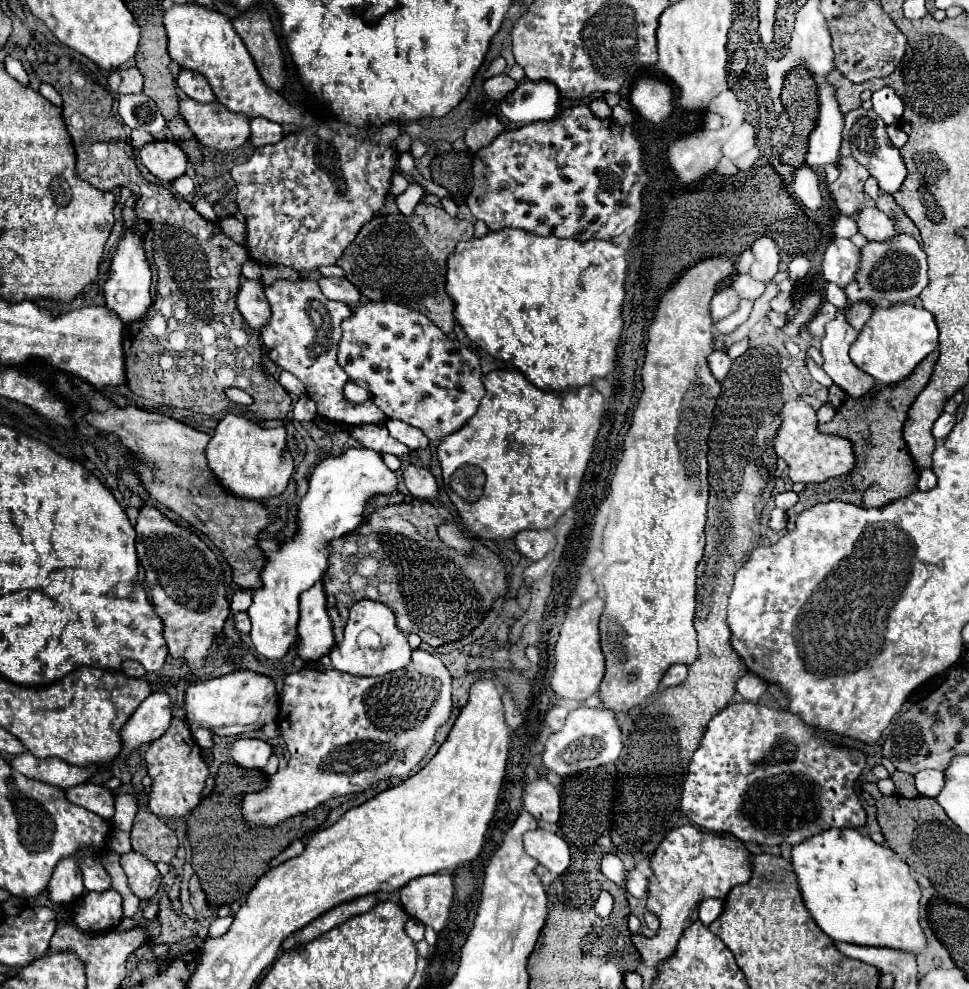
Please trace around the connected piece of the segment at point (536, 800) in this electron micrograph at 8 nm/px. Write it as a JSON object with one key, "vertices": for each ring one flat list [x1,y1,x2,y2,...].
{"vertices":[[546,778,534,780,524,790,524,810,538,822,556,824,560,818,560,792]]}

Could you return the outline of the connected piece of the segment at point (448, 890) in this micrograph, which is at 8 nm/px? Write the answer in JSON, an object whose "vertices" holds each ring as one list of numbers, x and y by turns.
{"vertices":[[428,874,410,880,400,890,400,900,410,918,440,932,448,922,452,900,454,900,452,876]]}

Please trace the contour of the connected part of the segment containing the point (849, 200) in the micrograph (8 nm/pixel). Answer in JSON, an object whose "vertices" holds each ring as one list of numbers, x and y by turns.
{"vertices":[[852,156,840,160,840,176,836,182,828,186,828,191,832,194,838,210,846,216,854,216,860,212,864,204,864,182,868,180,866,168,858,164]]}

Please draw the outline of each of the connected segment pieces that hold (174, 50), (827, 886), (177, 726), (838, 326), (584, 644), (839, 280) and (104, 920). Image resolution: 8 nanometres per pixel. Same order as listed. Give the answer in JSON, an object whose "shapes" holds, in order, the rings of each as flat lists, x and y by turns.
{"shapes":[[[196,2,174,4,164,14,164,26,168,32,168,52,170,58,176,60,182,68,196,70,204,74,218,98,232,112,246,114,248,118,264,116,284,126,312,126,318,116,310,114,306,106,290,106,276,90,268,88,256,70,256,64,250,52,244,48,240,36,232,26,232,18,216,12,216,8,208,8]],[[824,830,792,848,792,866,798,878,798,888,814,922,834,942,850,942,860,946,888,946,898,950,918,952,924,948,924,932,918,924,920,888,906,862,886,846,872,842,858,830]],[[174,718,166,734,152,742,152,746,146,750,144,758,148,762,148,774,152,778,152,788,148,794,150,810,162,820,182,820,184,816,188,816,202,802,202,792,210,774,188,724,184,724,182,718]],[[838,310,836,320,832,320,826,326,826,334,822,338,822,348,820,348,824,358,822,370,852,400,866,396,874,386,872,376,860,372,848,356,848,350,856,338,858,332,852,332,852,328,848,328,848,322,844,320,844,310]],[[598,596,592,600,586,600,578,608,568,610,566,620,560,628,560,638,554,648,556,666,554,666,550,686,556,696,584,702,586,698,598,692,598,686,604,676,604,656,600,650,600,632,598,632,598,618,602,610,604,610,604,600]],[[836,238,824,252,822,274,828,282,834,282,840,288,846,288,856,280,856,268,860,264,860,248,856,248,850,240]],[[108,890,108,892,86,892,76,906,76,914,74,914,74,922,80,930,90,932,90,934,102,934,108,932,112,928,116,928,122,922,122,896,116,890]]]}

